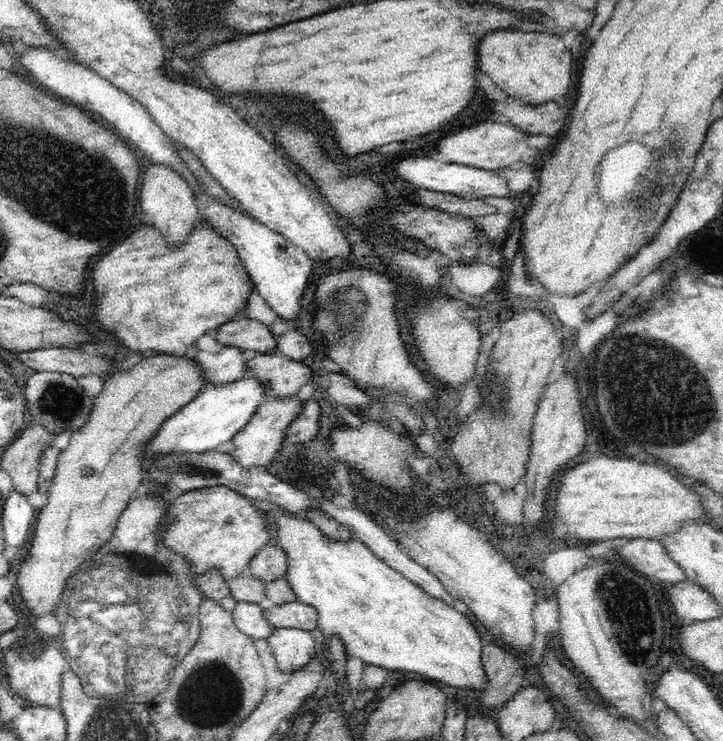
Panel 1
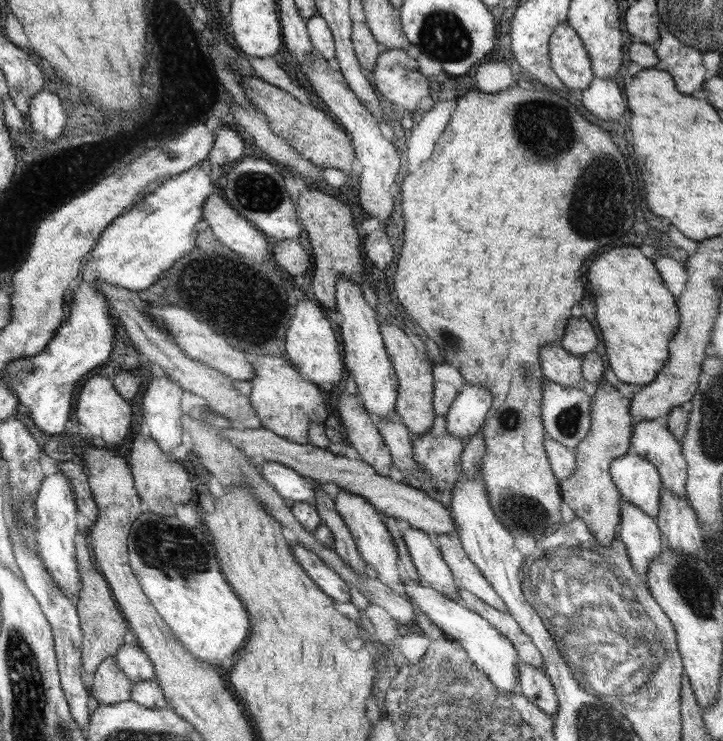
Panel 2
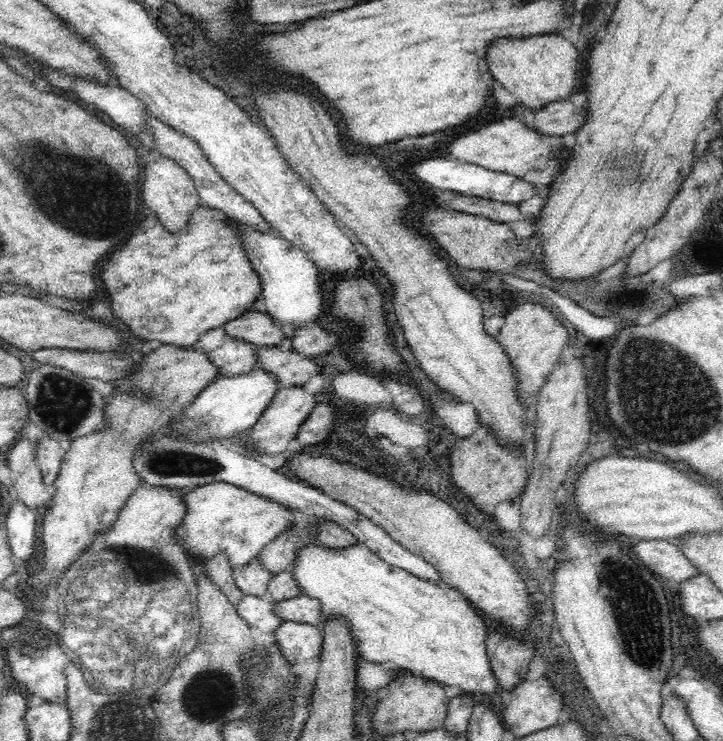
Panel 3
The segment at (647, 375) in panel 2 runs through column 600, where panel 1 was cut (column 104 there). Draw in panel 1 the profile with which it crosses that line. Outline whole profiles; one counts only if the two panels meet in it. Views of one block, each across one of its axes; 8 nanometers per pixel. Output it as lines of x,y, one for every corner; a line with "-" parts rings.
197,218
196,226
188,234
188,238
180,242
180,246
167,246
166,238
155,226
144,224
92,266
92,284
94,318
98,326
107,328
104,332
108,338
132,352
152,350
159,354
186,355
186,348
190,348
200,336
214,329
217,329
216,340
222,346
239,348
248,355
256,352
268,354
277,347
278,337
272,337
270,326
251,318
242,318
238,322
229,321
247,305
248,295
254,289
253,282
250,282
235,246
202,218

